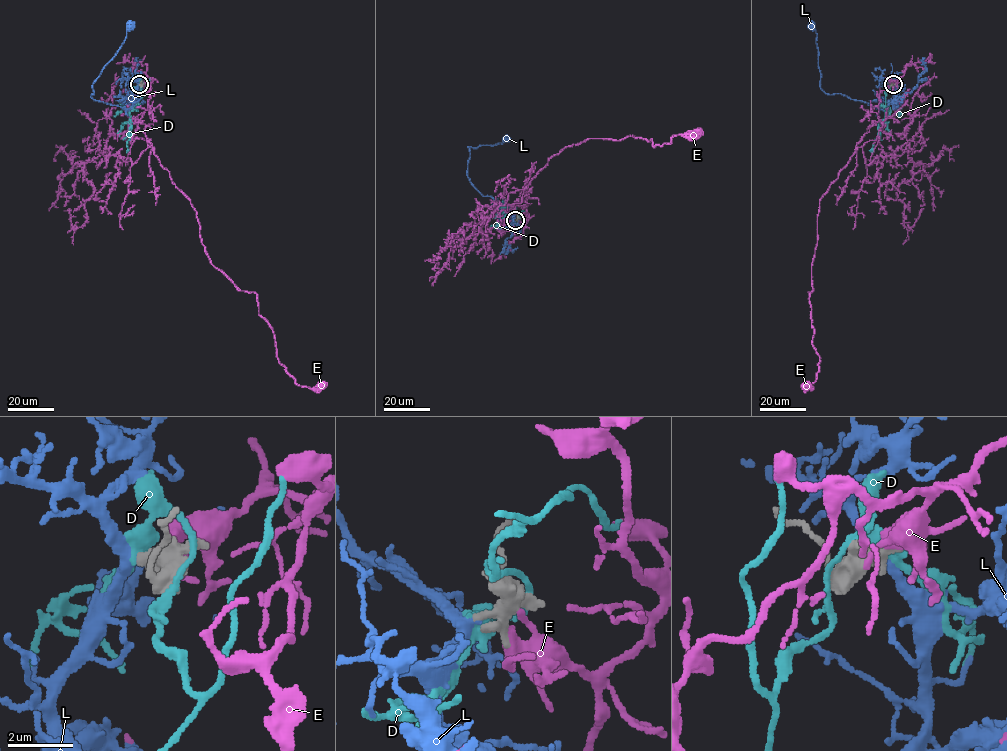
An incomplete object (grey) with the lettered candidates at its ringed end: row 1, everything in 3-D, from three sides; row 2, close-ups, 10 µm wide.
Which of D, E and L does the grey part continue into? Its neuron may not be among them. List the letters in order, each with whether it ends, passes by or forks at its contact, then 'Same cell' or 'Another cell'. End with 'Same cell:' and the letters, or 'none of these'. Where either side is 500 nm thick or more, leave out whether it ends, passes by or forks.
D: It passes by. Another cell
E: It passes by. Another cell
L: It passes by. Same cell
Same cell: L

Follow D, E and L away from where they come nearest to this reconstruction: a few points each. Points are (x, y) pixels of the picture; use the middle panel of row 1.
D: (515, 219), (519, 219), (516, 215), (519, 212), (505, 211), (503, 199)
E: (518, 221), (529, 218), (525, 205), (515, 205), (522, 189), (566, 146), (630, 135), (661, 146), (697, 132)
L: (515, 219), (509, 223), (512, 217), (490, 196), (483, 196), (467, 175), (468, 147), (502, 143), (507, 138)

